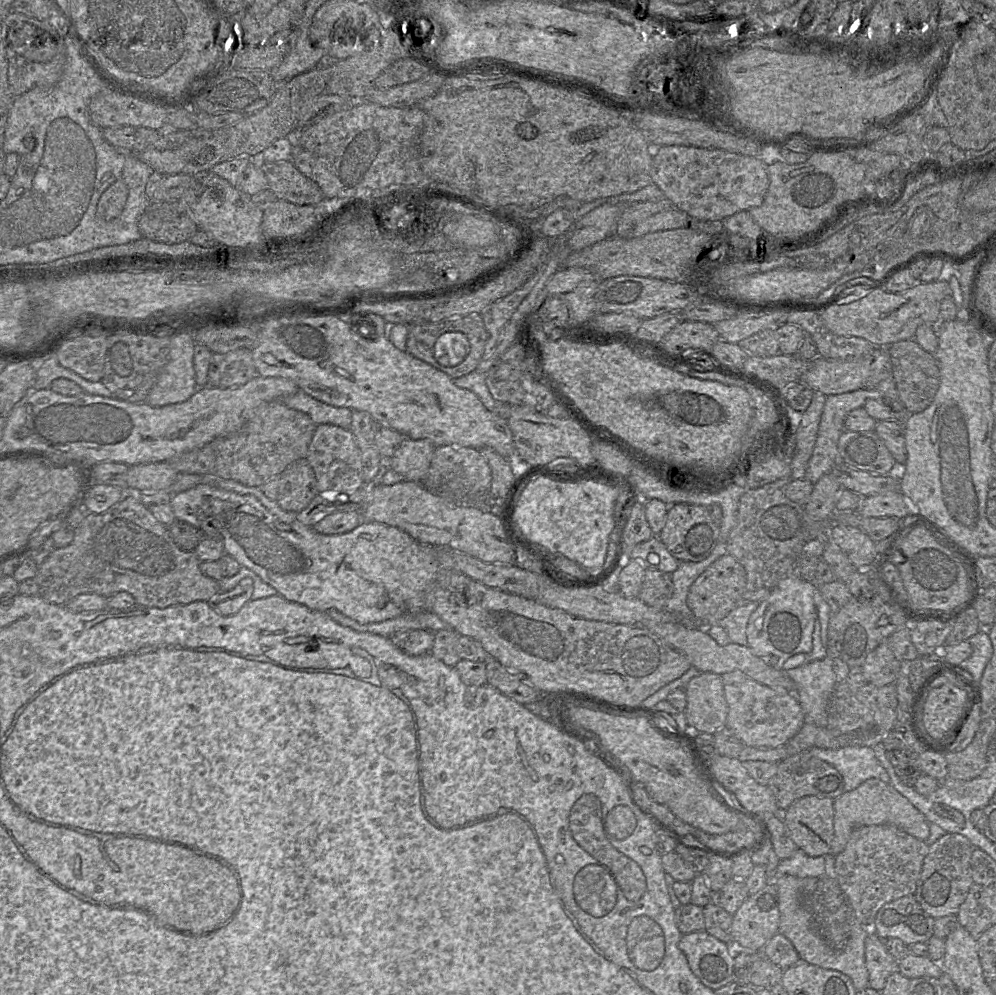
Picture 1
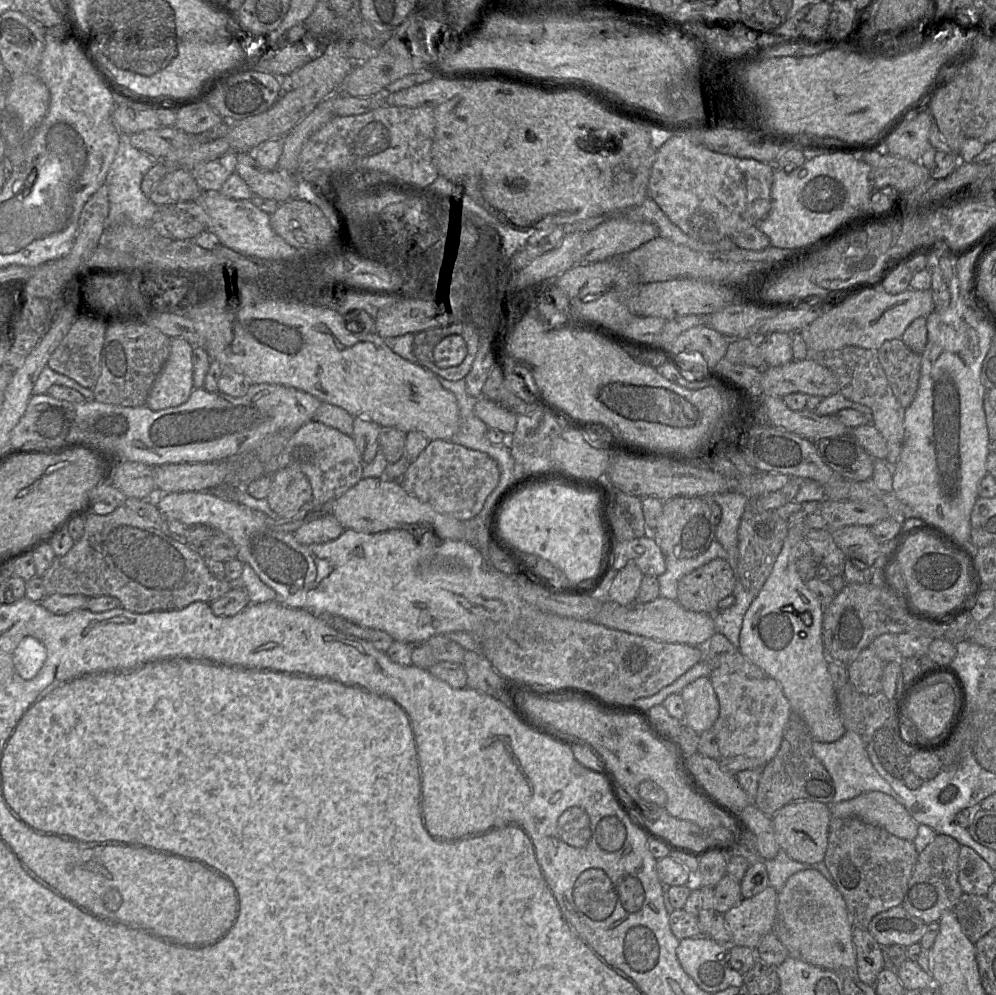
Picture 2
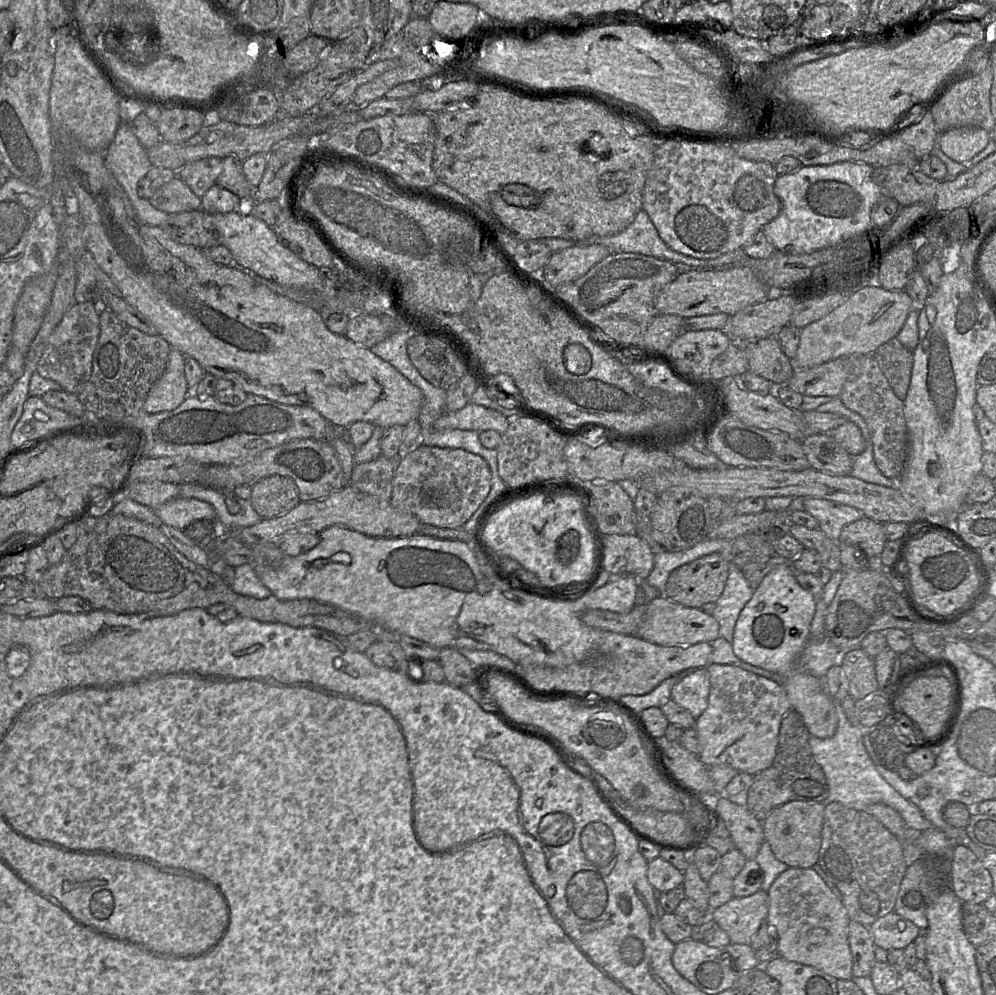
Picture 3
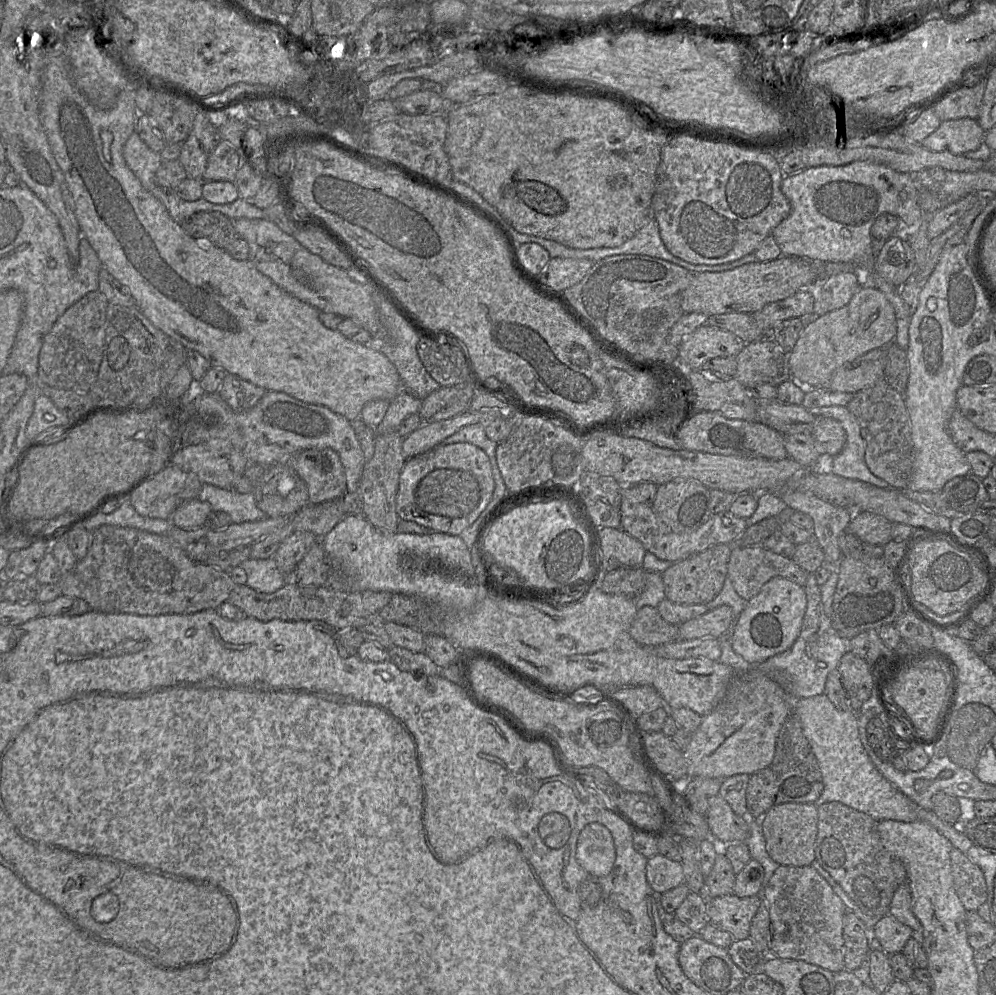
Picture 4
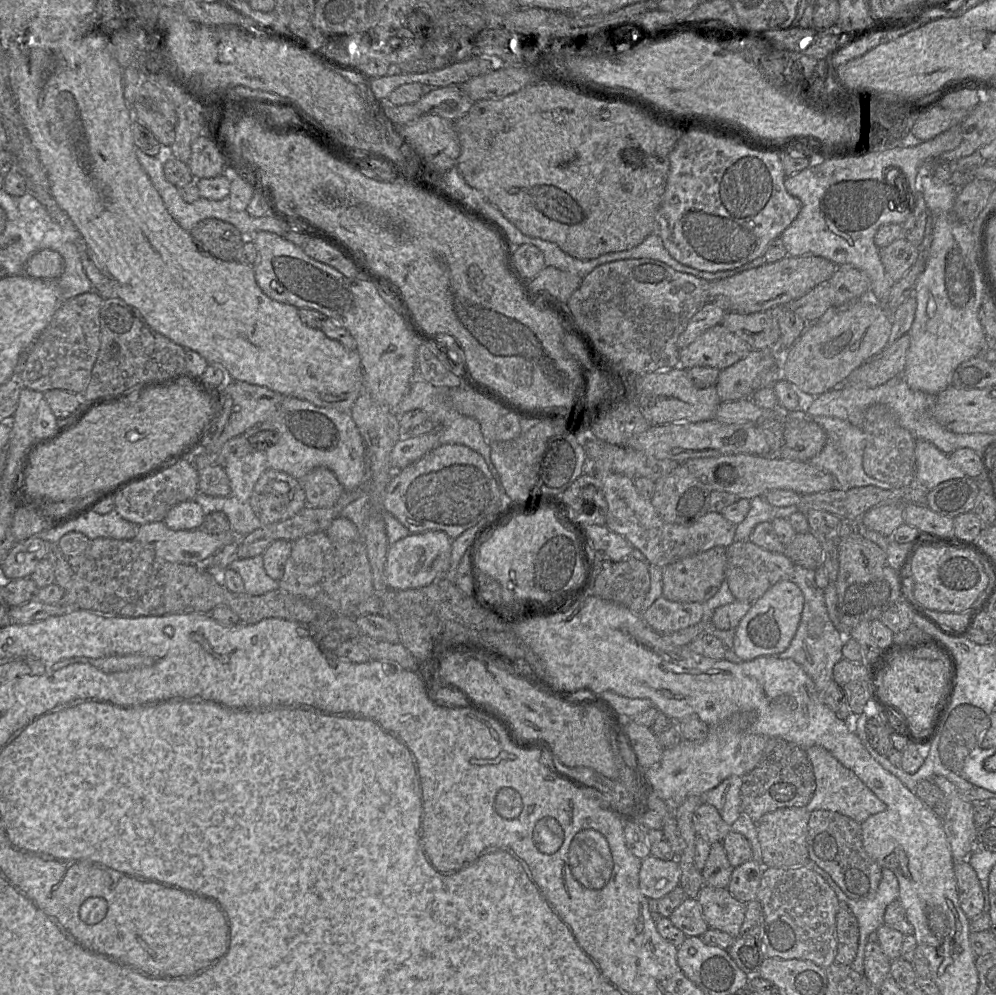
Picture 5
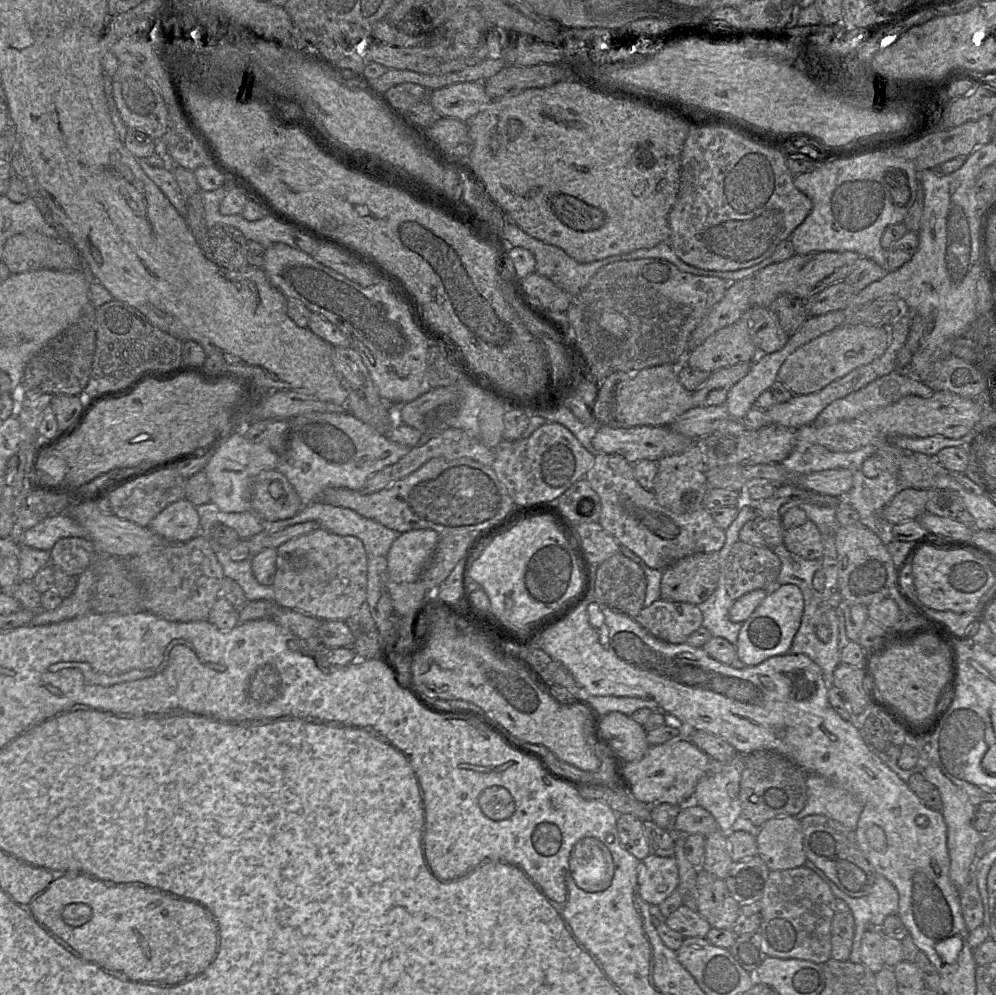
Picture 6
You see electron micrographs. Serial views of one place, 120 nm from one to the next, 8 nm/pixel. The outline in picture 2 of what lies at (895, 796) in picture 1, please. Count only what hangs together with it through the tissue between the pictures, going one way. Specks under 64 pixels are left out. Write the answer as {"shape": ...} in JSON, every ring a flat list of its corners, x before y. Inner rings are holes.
{"shape":[[868,791,852,799,829,805,832,817,855,817,904,840,913,841,917,836,919,824,910,812,883,792]]}

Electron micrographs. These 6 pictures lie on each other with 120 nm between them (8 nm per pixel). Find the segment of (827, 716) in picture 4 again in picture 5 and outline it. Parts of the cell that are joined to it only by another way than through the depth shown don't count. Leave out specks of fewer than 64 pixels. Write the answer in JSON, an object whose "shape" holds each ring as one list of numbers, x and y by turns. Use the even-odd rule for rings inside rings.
{"shape":[[812,746,807,750,815,775,816,789,805,806,809,812,829,810,838,812,862,823,871,815,882,812,886,805,850,769,842,765,827,749]]}

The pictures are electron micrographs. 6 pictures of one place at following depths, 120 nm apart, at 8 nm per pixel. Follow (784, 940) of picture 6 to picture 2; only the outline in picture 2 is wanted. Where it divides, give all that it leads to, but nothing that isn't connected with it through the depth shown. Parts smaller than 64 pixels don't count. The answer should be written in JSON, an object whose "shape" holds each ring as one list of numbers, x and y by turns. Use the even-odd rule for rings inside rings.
{"shape":[[814,867,791,875,777,895,777,920,782,920,798,941,800,960,827,970,855,970,856,951,852,941,854,926,843,896,835,883,829,881]]}

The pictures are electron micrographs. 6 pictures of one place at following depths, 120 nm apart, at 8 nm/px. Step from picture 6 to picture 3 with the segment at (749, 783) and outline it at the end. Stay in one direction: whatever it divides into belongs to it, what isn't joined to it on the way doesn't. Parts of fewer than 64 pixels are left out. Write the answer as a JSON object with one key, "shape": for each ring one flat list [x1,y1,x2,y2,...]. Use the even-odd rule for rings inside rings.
{"shape":[[790,709,783,717,777,753,772,765,754,774,748,790,747,808,763,821,775,808,791,802,823,802,829,795,829,785,822,767,817,763,809,743,810,733,801,715]]}

